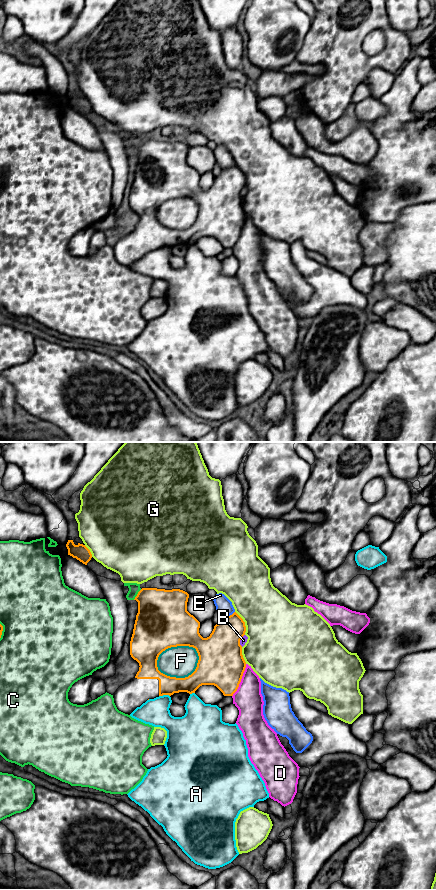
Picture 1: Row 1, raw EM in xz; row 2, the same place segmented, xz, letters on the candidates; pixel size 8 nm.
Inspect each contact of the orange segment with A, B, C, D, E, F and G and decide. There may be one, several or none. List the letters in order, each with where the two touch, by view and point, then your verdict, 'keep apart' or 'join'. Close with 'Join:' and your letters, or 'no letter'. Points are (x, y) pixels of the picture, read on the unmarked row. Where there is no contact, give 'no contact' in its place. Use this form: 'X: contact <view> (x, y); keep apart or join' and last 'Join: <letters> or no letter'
A: contact xz (164, 246); keep apart
B: contact xz (240, 191); keep apart
C: contact xz (137, 146); keep apart
D: contact xz (240, 232); keep apart
E: contact xz (228, 168); keep apart
F: contact xz (175, 198); join
G: contact xz (244, 175); keep apart
Join: F

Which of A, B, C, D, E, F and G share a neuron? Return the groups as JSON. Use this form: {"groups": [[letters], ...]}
{"groups": [["A"], ["B"], ["C"], ["D"], ["E"], ["F"], ["G"]]}

